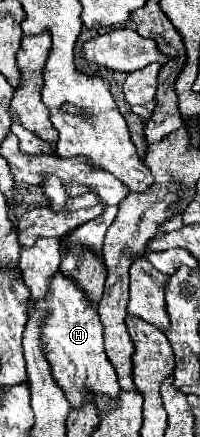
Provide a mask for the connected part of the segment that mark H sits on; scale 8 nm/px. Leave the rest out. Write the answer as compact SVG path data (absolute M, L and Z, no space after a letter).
M60 274L52 280L52 294L44 300L36 302L40 308L48 308L52 314L44 324L44 350L52 364L52 376L58 386L64 390L66 400L72 408L82 408L86 396L92 396L100 414L116 408L116 400L120 396L120 384L116 380L116 372L104 352L104 328L100 318L96 316L96 306L90 304L76 284Z

